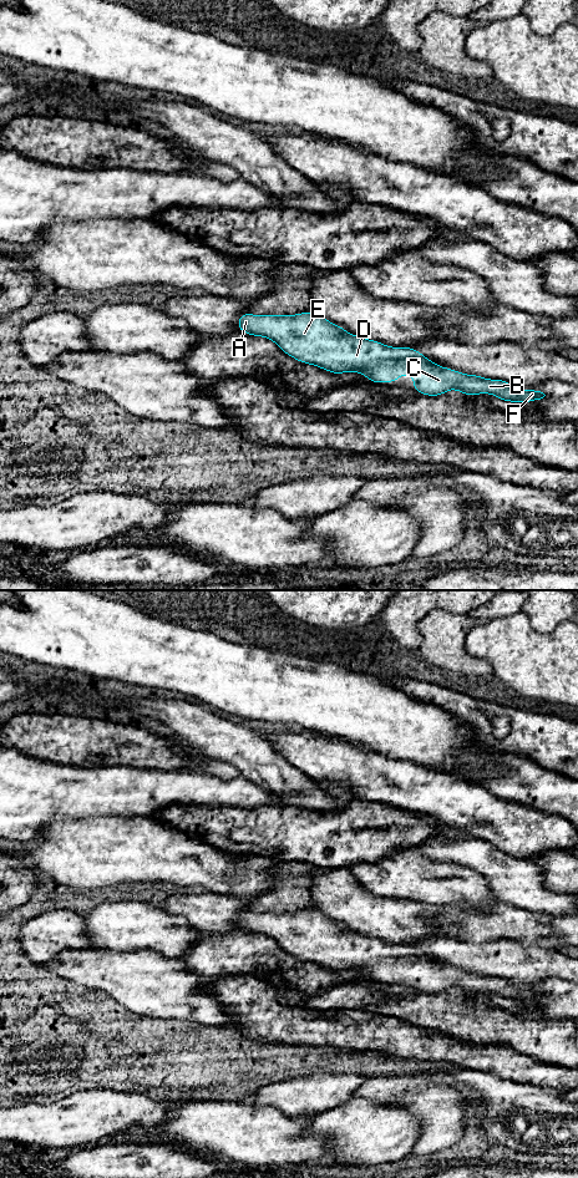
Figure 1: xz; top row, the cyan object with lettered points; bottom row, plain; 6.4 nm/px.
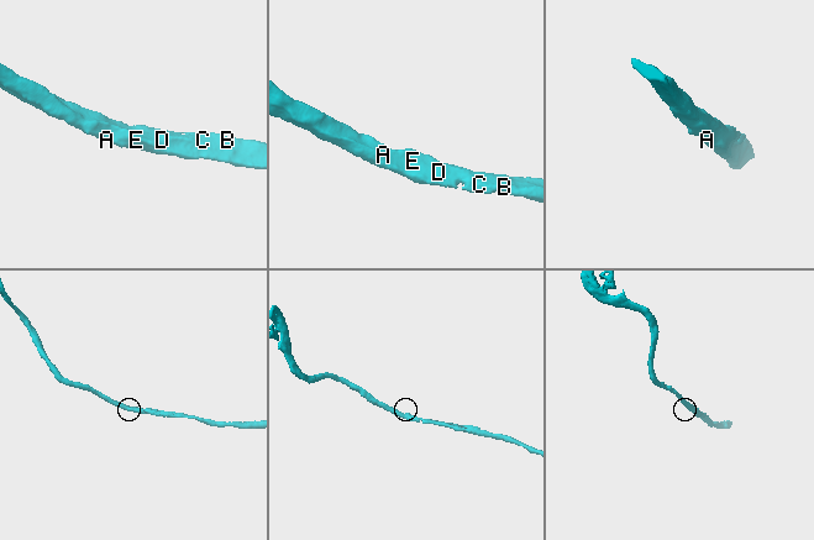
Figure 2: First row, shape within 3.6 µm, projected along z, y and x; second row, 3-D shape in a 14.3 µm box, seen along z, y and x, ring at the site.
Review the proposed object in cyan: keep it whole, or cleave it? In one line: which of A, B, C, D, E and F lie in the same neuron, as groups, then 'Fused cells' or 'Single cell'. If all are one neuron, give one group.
Groups: A B C D E F. Single cell

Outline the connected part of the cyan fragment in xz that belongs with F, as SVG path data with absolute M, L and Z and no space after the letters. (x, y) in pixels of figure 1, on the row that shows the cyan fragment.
M315 311L295 315L264 314L259 316L248 313L239 316L238 327L248 335L264 336L273 340L282 351L300 362L319 366L333 374L355 371L365 375L369 381L376 384L384 381L395 382L401 375L407 376L411 374L415 391L427 396L438 396L448 390L458 390L461 393L470 396L490 393L502 401L516 403L531 402L546 396L538 390L522 391L514 389L505 380L490 380L477 375L461 374L448 367L441 367L412 347L385 346L379 341L351 335L345 329L330 323Z

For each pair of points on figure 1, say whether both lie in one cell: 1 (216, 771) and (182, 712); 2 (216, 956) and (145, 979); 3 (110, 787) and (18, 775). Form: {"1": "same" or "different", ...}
{"1": "different", "2": "different", "3": "same"}

